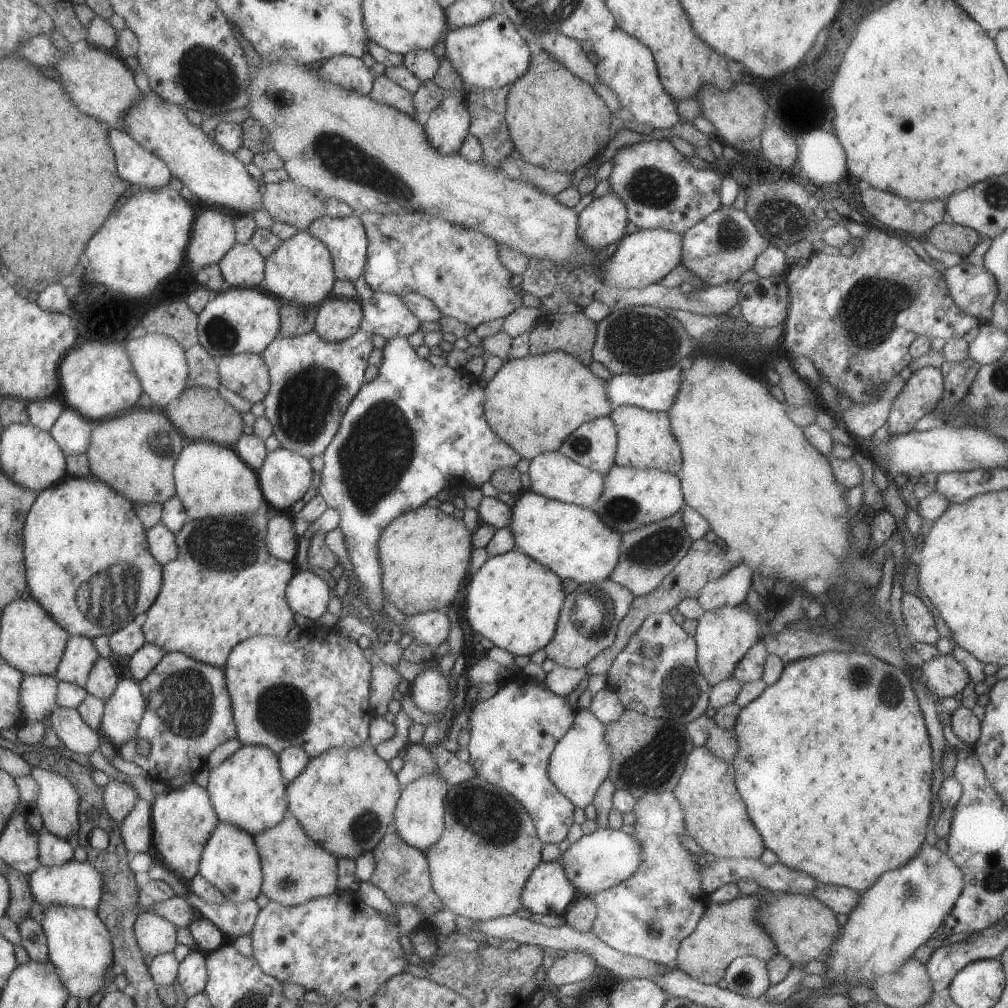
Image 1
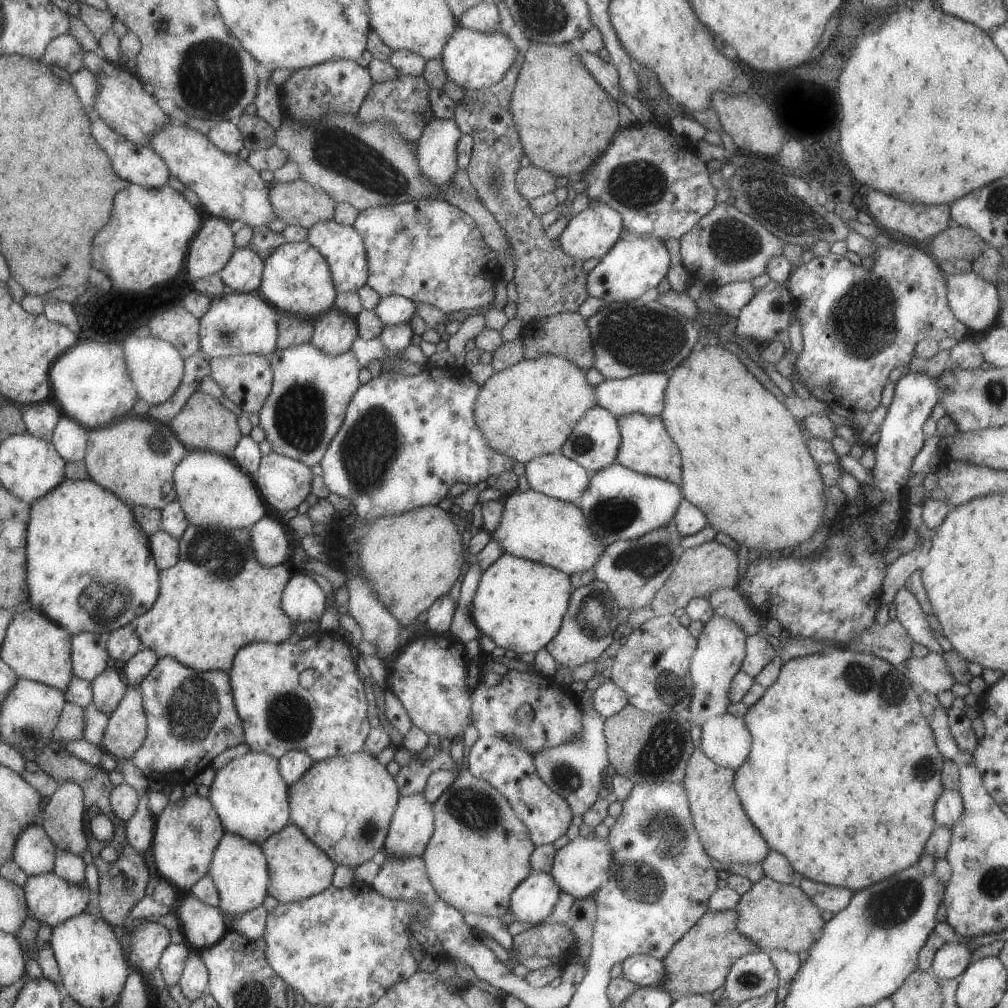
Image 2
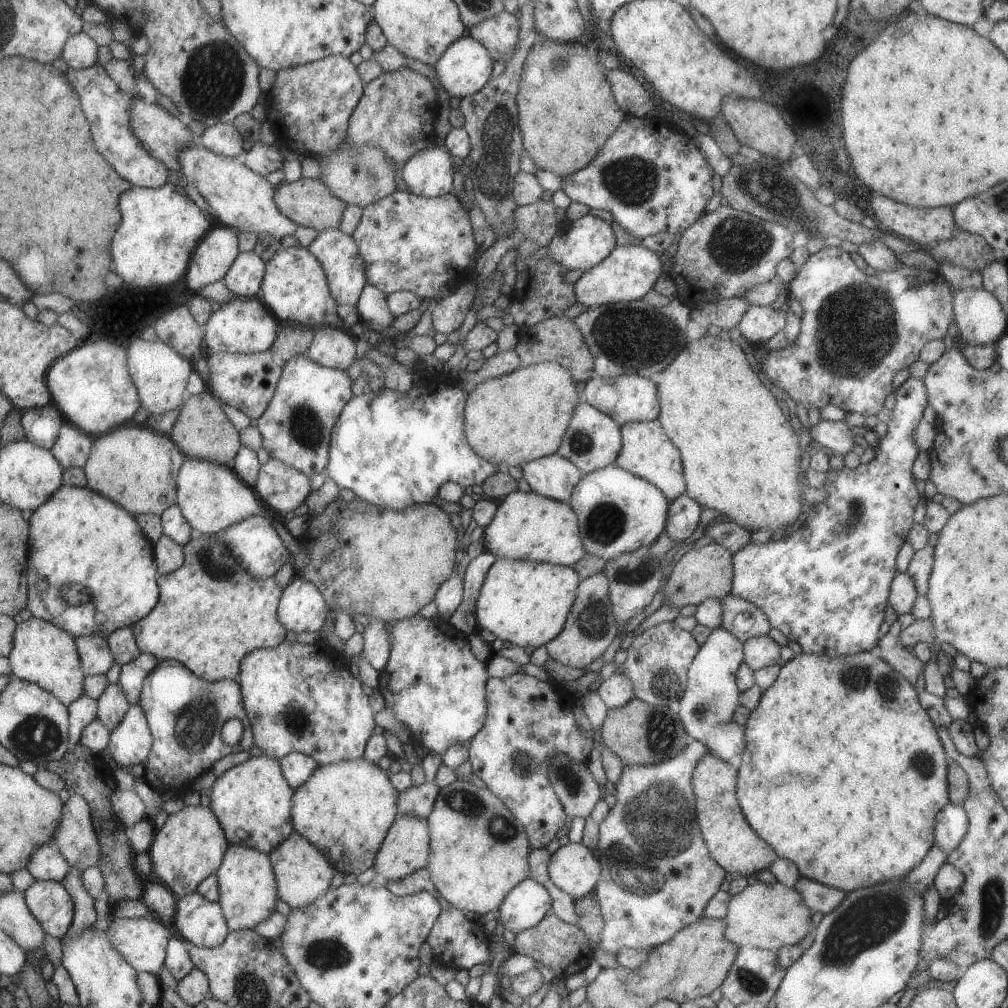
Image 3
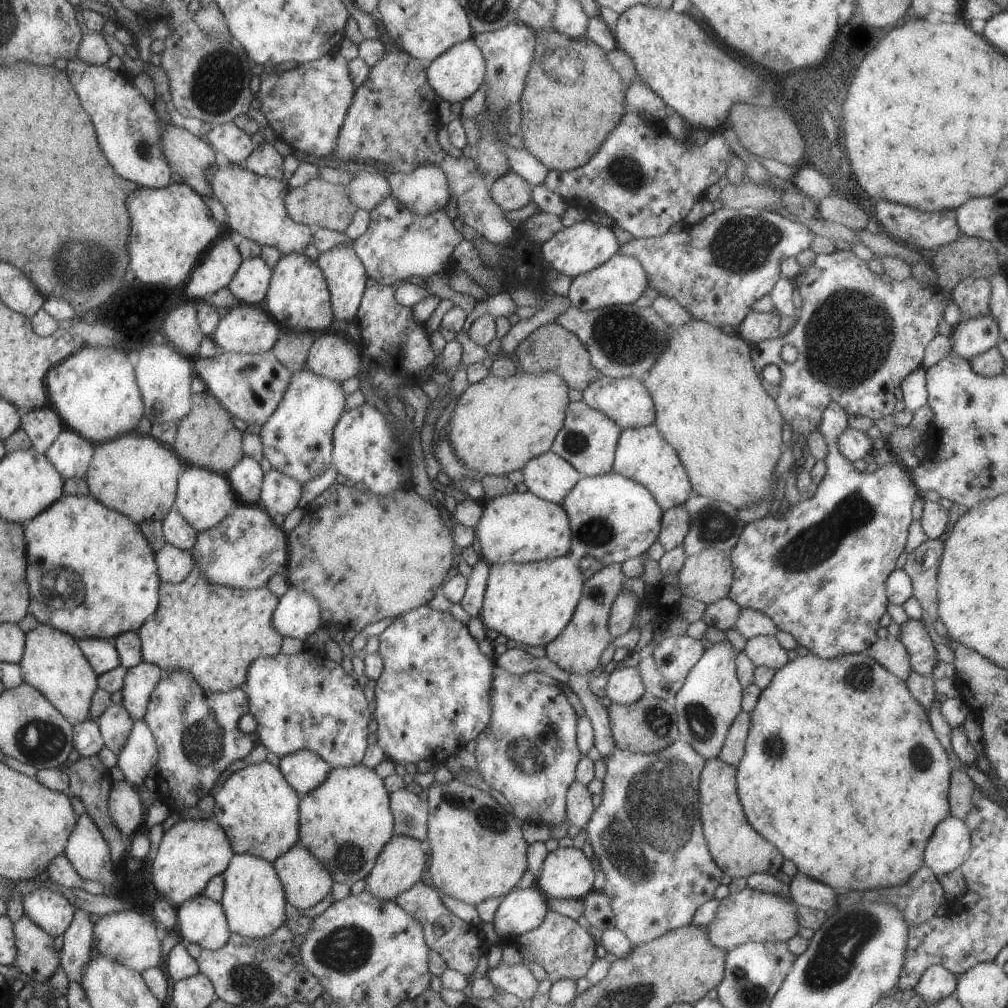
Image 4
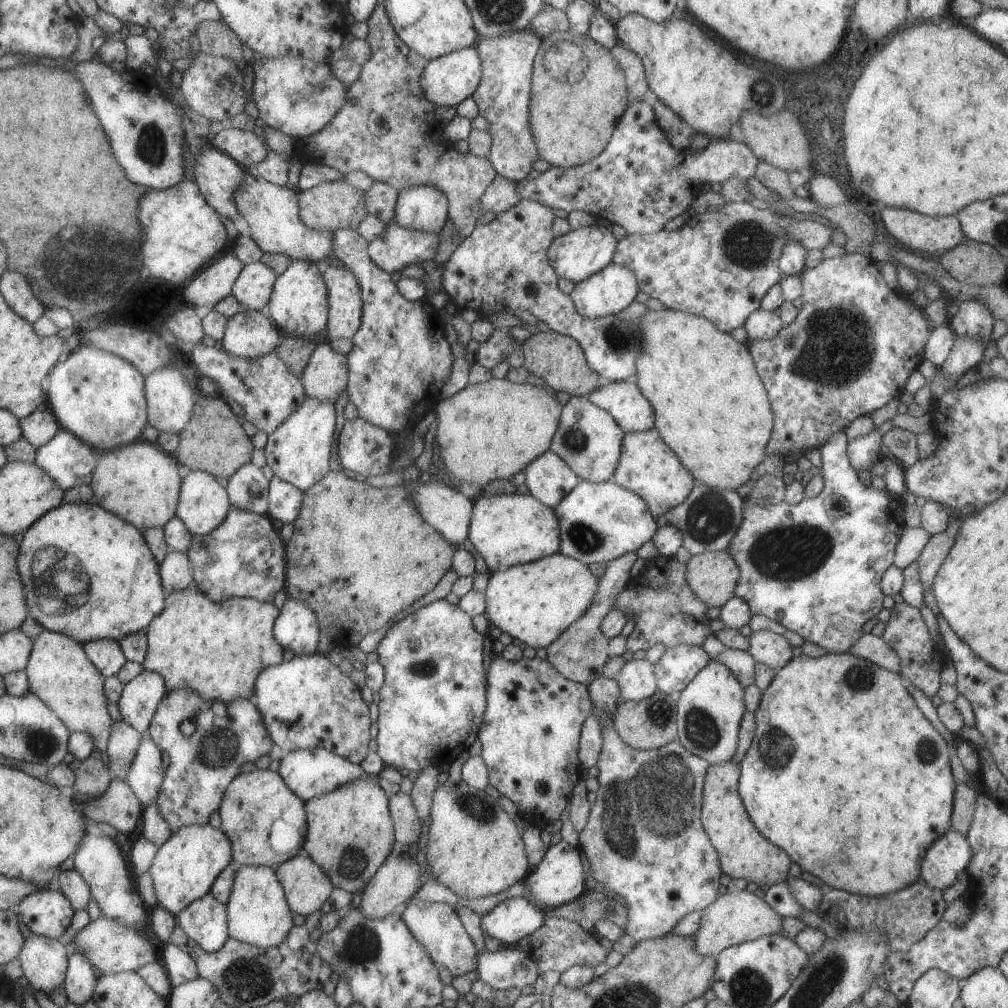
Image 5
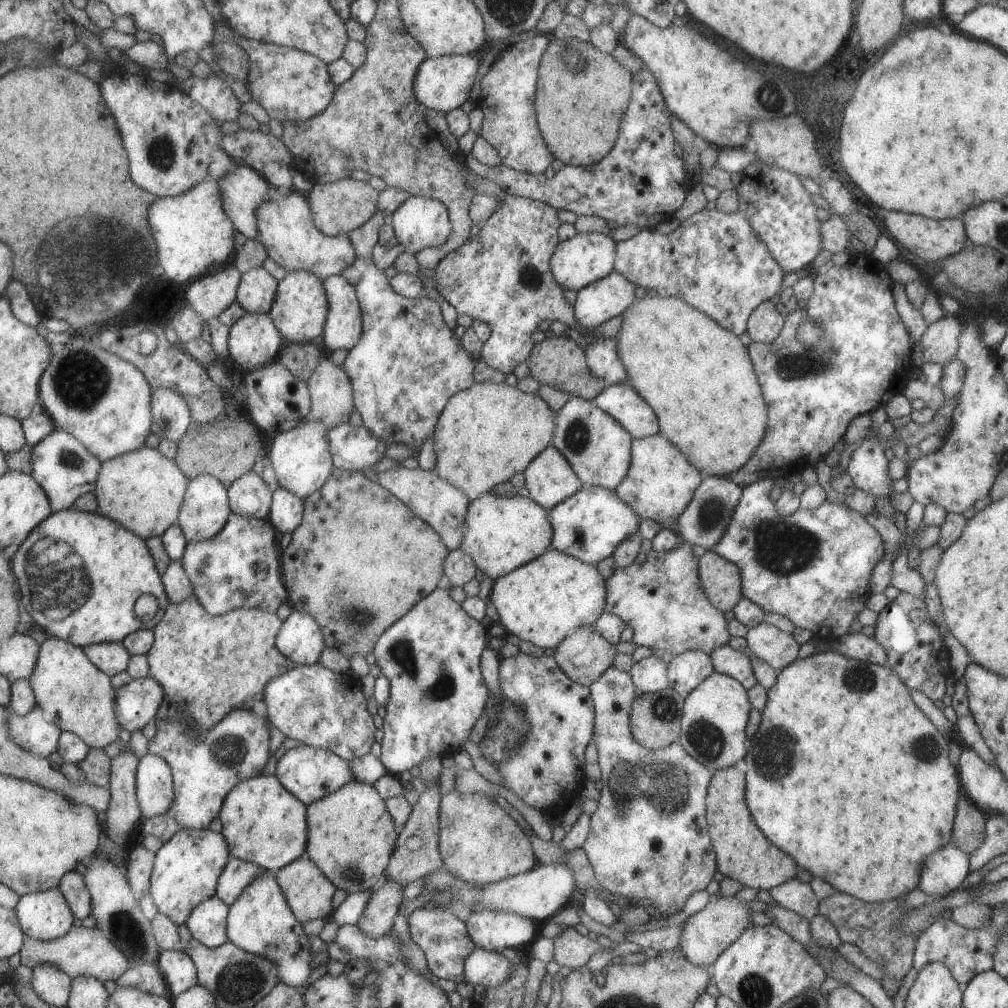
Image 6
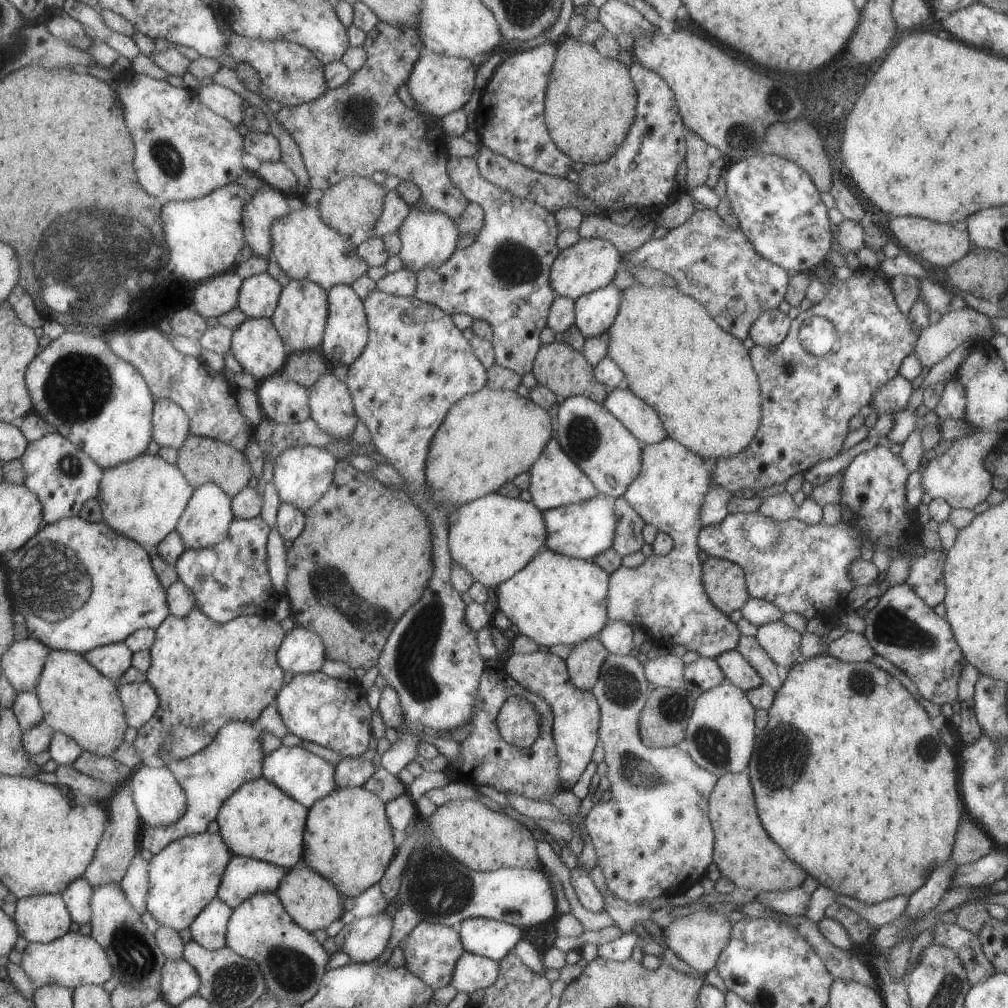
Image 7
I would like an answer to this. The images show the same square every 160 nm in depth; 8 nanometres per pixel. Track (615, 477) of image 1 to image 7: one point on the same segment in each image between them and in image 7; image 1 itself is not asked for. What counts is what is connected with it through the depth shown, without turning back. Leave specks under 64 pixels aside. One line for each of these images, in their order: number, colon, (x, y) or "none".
2: (618, 504)
3: (617, 512)
4: (611, 518)
5: (597, 522)
6: (588, 525)
7: (583, 530)

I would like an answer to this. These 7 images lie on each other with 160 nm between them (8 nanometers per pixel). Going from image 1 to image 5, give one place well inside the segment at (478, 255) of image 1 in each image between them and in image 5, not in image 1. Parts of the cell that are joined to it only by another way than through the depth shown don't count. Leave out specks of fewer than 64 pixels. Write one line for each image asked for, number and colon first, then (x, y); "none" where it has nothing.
2: (429, 251)
3: (407, 243)
4: (398, 244)
5: (397, 246)

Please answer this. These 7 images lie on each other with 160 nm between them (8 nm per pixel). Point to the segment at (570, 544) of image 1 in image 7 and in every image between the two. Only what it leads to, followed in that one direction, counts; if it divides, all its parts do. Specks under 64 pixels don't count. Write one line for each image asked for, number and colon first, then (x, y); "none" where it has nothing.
2: (533, 526)
3: (526, 526)
4: (517, 527)
5: (510, 529)
6: (502, 534)
7: (492, 537)

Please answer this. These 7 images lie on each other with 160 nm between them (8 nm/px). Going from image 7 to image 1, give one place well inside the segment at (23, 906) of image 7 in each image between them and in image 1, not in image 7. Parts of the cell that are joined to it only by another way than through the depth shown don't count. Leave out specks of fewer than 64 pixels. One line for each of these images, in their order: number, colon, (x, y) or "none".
1: (79, 885)
2: (50, 900)
3: (48, 901)
4: (47, 909)
5: (46, 912)
6: (43, 916)

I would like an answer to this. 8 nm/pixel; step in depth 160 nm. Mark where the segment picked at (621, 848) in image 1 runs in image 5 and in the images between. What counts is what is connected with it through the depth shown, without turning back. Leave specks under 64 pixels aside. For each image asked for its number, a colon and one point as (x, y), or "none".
2: (578, 868)
3: (572, 868)
4: (565, 872)
5: (557, 879)

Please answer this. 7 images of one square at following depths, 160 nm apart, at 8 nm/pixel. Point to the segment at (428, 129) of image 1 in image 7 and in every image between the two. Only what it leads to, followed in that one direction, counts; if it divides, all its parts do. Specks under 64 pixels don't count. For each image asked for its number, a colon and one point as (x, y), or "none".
2: (435, 153)
3: (428, 173)
4: (424, 190)
5: (423, 208)
6: (418, 223)
7: (427, 238)

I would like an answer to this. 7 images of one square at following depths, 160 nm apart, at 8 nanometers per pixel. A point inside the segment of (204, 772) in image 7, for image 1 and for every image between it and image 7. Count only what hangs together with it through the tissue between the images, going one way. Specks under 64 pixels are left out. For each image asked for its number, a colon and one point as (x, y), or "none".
1: (188, 713)
2: (190, 716)
3: (184, 714)
4: (195, 730)
5: (203, 751)
6: (205, 767)

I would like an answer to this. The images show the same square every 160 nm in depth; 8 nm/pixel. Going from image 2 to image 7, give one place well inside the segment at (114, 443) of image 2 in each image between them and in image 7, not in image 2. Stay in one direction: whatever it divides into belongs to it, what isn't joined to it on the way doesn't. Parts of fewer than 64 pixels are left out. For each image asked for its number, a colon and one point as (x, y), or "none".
3: (134, 466)
4: (134, 474)
5: (138, 482)
6: (141, 490)
7: (142, 499)

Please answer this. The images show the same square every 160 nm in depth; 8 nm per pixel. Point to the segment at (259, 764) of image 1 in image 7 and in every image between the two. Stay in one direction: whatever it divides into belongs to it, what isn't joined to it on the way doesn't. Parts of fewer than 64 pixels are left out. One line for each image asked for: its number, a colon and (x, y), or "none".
2: (250, 798)
3: (251, 801)
4: (257, 809)
5: (265, 822)
6: (263, 824)
7: (259, 821)

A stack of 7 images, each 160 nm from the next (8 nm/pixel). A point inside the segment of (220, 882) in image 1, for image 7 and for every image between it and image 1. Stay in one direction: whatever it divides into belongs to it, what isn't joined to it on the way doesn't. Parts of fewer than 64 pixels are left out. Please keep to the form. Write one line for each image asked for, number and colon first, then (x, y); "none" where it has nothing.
2: (238, 868)
3: (247, 888)
4: (253, 901)
5: (257, 913)
6: (259, 921)
7: (291, 962)

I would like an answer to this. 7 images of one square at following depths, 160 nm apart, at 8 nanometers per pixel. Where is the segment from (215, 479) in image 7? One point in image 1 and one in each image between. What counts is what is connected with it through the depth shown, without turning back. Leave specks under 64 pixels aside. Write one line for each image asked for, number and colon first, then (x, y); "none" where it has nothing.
1: (198, 413)
2: (202, 424)
3: (201, 430)
4: (206, 438)
5: (213, 441)
6: (226, 449)

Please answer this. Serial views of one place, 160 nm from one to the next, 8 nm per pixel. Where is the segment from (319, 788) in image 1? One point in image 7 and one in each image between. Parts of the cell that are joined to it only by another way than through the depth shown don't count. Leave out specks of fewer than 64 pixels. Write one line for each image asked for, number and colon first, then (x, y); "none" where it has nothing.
2: (343, 805)
3: (344, 809)
4: (344, 823)
5: (349, 833)
6: (350, 836)
7: (347, 839)

